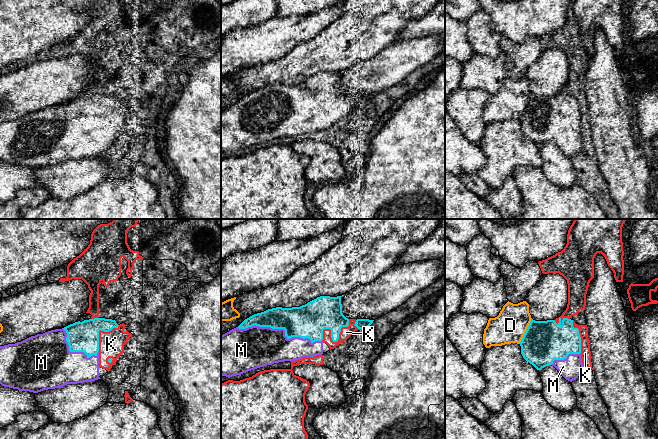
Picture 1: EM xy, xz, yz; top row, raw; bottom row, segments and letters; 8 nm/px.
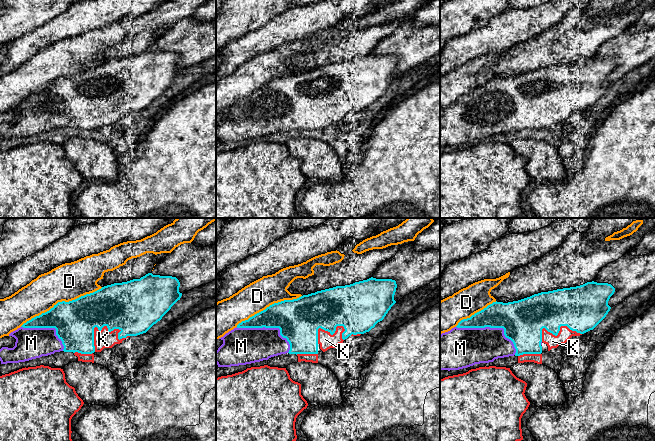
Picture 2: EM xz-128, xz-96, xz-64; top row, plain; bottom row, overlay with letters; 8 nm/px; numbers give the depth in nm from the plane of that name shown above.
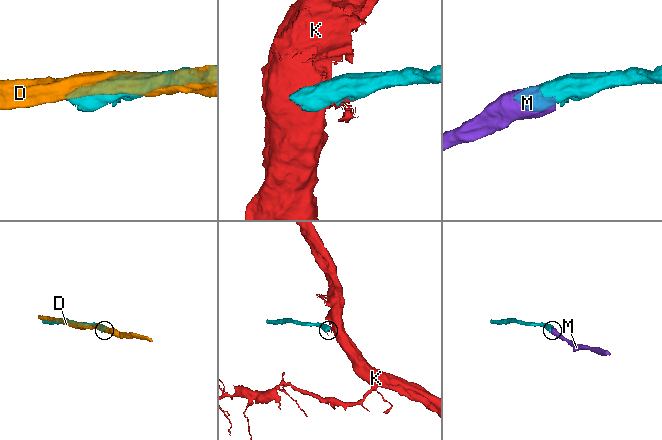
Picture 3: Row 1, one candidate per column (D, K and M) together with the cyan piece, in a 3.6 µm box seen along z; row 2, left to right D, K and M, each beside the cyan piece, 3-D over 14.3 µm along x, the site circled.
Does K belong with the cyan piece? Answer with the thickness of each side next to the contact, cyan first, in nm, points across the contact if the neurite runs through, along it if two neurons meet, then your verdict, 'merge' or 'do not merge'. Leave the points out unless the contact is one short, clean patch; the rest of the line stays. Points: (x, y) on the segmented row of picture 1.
calibres 260 and 90 nm; do not merge

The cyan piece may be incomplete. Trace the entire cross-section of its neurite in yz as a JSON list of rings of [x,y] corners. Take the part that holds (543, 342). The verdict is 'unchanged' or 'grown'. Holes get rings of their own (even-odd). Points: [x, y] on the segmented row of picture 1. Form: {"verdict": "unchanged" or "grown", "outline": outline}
{"verdict": "grown", "outline": [[[559,317],[559,323],[557,324],[555,320],[547,321],[535,321],[531,320],[521,342],[521,354],[523,358],[532,364],[537,370],[552,365],[554,366],[560,374],[568,381],[572,382],[575,380],[583,371],[583,364],[581,359],[581,337],[579,334],[579,329],[573,327],[573,320],[568,318],[561,319]]]}

